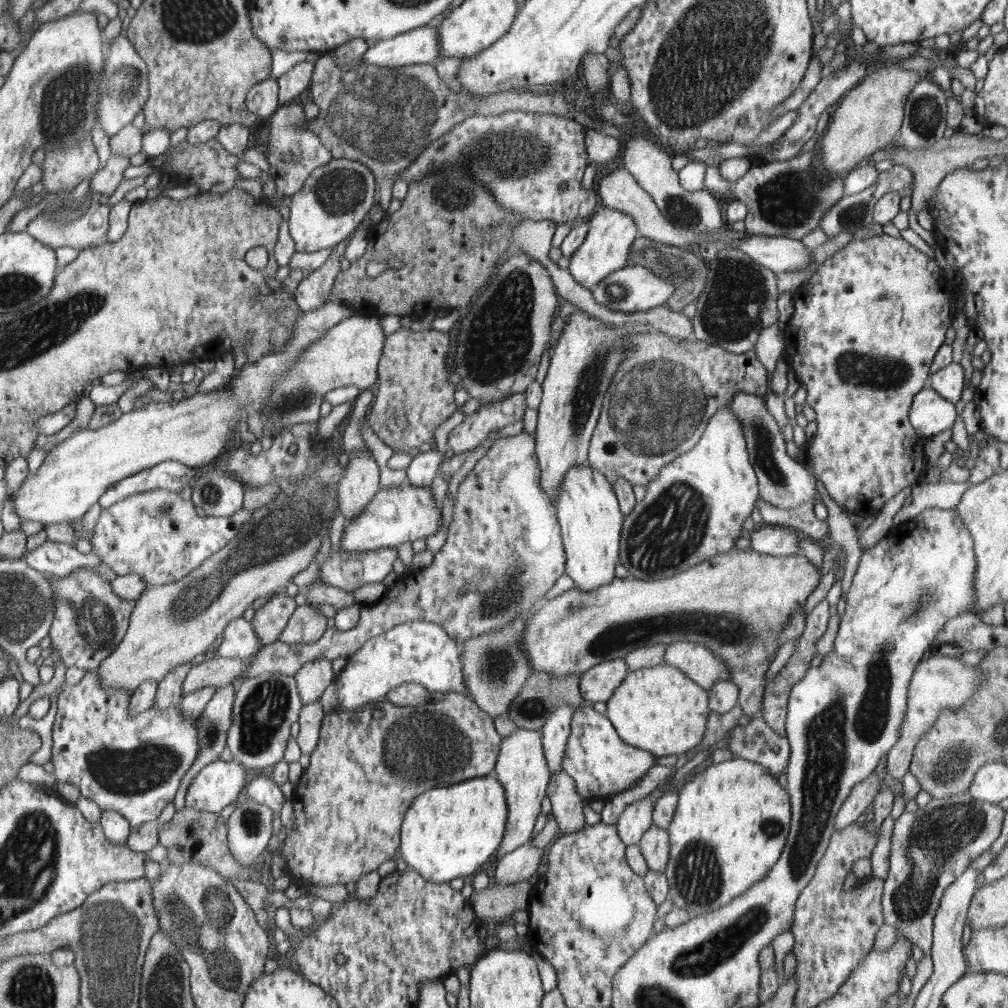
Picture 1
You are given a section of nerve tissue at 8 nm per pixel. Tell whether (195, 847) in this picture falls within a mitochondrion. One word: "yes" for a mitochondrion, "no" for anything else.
no

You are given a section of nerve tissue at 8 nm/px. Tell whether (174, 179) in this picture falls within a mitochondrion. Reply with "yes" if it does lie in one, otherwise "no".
no

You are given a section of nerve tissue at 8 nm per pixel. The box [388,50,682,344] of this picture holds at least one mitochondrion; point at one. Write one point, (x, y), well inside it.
(496, 157)

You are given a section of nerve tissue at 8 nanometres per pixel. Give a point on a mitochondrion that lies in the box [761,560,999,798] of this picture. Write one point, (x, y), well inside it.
(955, 762)

